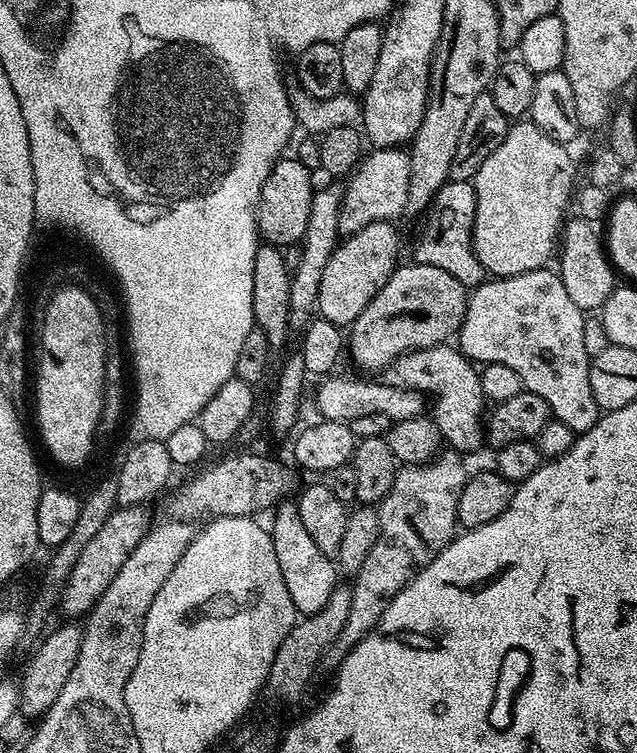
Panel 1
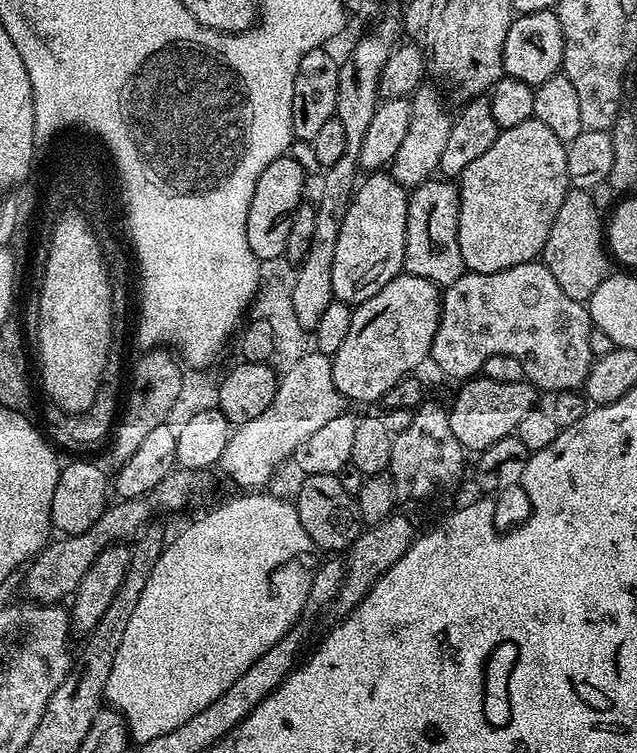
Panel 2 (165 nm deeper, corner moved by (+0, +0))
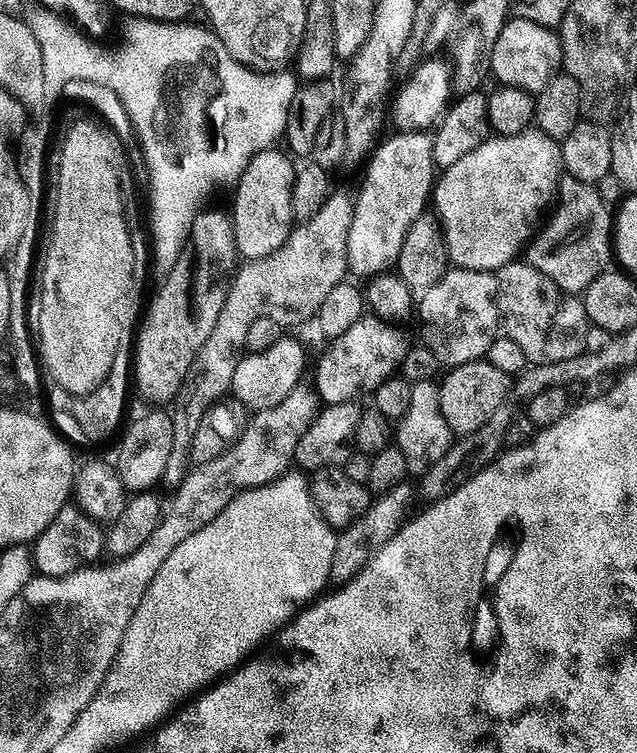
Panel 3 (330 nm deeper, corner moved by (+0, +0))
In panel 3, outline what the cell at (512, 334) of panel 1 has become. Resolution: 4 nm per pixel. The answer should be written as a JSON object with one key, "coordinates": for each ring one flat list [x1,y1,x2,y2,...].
{"coordinates":[[515,260,494,272,476,272,465,268,450,268,419,297,419,339,438,358,441,366,456,368,471,360,487,357,490,346,498,338,510,338,522,346,526,358,532,364,562,362,562,358,574,358,584,351,586,330,590,327,584,301,579,295,563,292,546,274,539,274,526,262]]}

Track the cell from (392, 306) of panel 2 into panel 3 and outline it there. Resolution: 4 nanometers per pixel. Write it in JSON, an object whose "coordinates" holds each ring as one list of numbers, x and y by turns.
{"coordinates":[[365,318,354,322,346,334,331,341,328,349,320,356,316,364,314,387,317,397,325,405,341,404,347,400,360,398,363,392,375,393,377,386,387,380,399,369,406,351,404,338,385,321,377,318]]}

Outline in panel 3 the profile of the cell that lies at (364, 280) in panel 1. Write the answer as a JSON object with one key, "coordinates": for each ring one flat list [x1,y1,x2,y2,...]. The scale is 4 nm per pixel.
{"coordinates":[[396,130,393,133,385,140,383,137,371,153,364,186,354,198,354,222,350,222,348,235,348,267,363,278,387,273,395,265,398,254,402,254,406,230,410,230,412,223,425,215,429,207,438,175,436,163,432,161,432,137,427,131]]}

